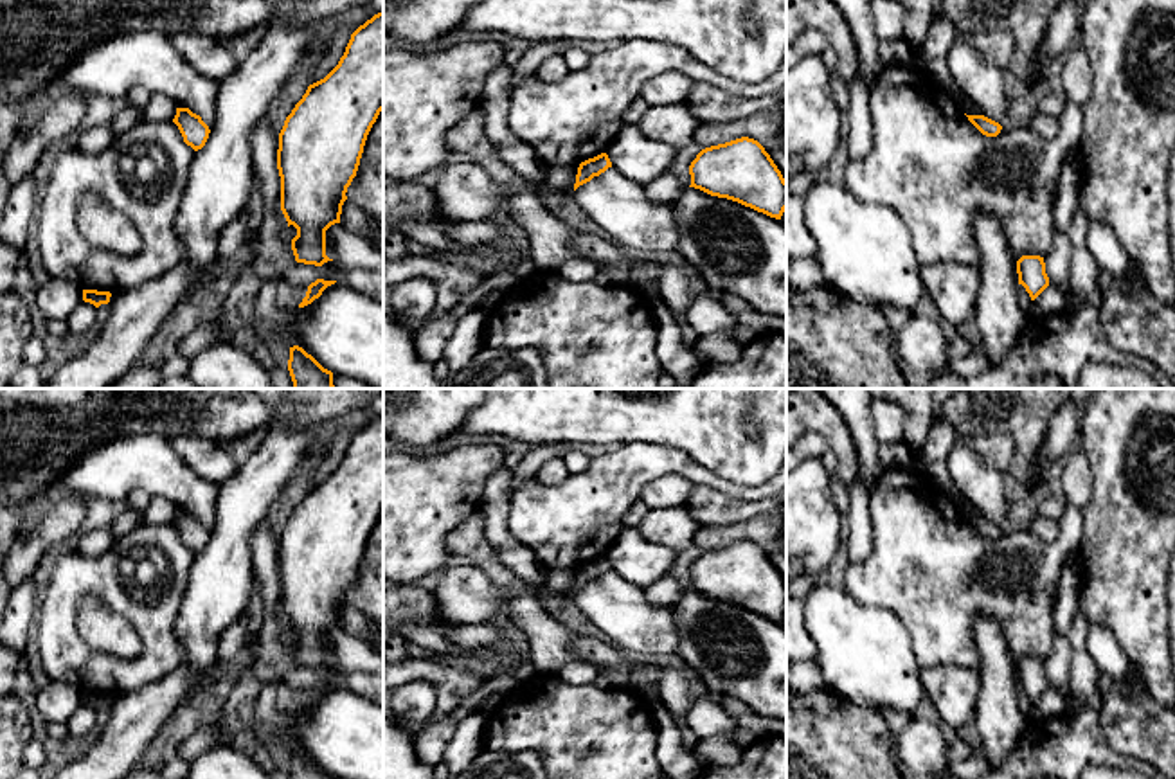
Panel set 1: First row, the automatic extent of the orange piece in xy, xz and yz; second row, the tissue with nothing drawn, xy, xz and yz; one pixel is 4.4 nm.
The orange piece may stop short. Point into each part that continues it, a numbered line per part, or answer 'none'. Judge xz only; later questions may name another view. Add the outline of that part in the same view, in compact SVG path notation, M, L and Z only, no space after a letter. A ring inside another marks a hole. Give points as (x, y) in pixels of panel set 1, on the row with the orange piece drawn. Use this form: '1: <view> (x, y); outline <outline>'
none

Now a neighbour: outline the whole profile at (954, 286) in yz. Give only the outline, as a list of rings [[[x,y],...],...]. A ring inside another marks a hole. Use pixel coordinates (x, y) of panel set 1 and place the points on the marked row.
[[[948,261],[921,268],[921,281],[945,322],[961,326],[975,313],[981,277],[977,268]]]

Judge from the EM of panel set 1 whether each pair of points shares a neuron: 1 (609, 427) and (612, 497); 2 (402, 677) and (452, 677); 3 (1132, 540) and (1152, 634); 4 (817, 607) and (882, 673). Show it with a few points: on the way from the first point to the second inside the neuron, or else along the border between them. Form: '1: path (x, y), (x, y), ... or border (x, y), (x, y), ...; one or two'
1: border (623, 443), (654, 443), (664, 448); two
2: path (414, 673), (436, 673), (439, 677); one
3: path (1132, 564), (1132, 603), (1136, 610); one
4: path (834, 623), (866, 657); one

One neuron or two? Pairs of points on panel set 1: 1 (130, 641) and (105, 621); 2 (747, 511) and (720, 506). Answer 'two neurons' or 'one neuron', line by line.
1: one neuron
2: one neuron

